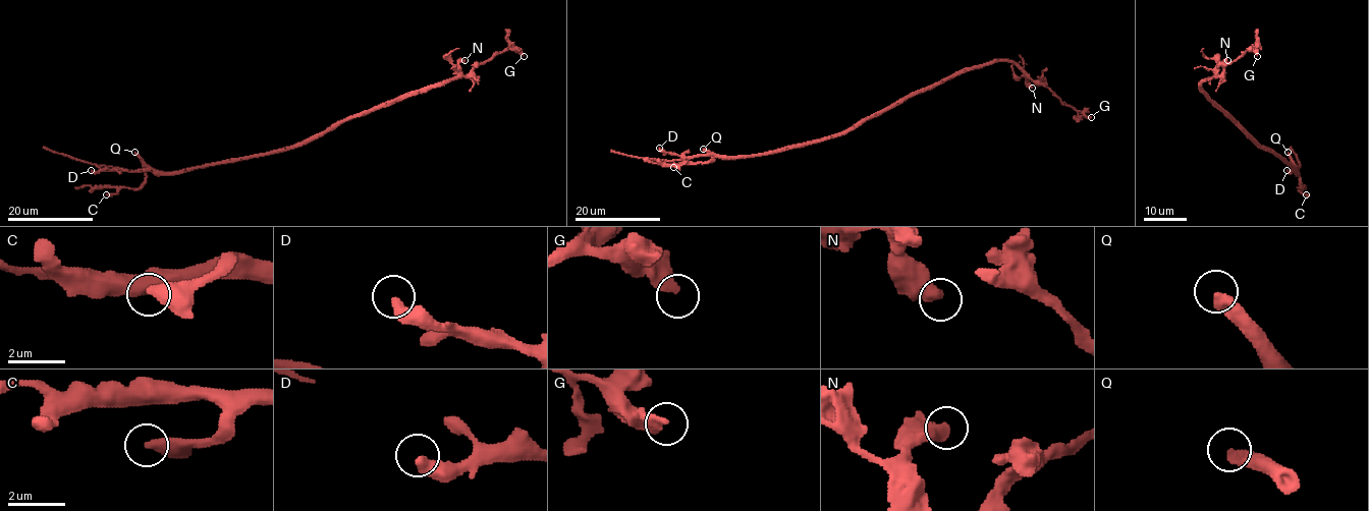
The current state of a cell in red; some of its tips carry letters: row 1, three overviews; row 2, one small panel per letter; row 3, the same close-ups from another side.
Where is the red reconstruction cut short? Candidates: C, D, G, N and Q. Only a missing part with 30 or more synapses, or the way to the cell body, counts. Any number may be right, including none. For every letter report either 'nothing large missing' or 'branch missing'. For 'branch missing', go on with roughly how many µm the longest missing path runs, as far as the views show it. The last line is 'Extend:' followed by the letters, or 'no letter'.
C: nothing large missing
D: nothing large missing
G: nothing large missing
N: nothing large missing
Q: branch missing; missing 15 µm
Extend: Q

